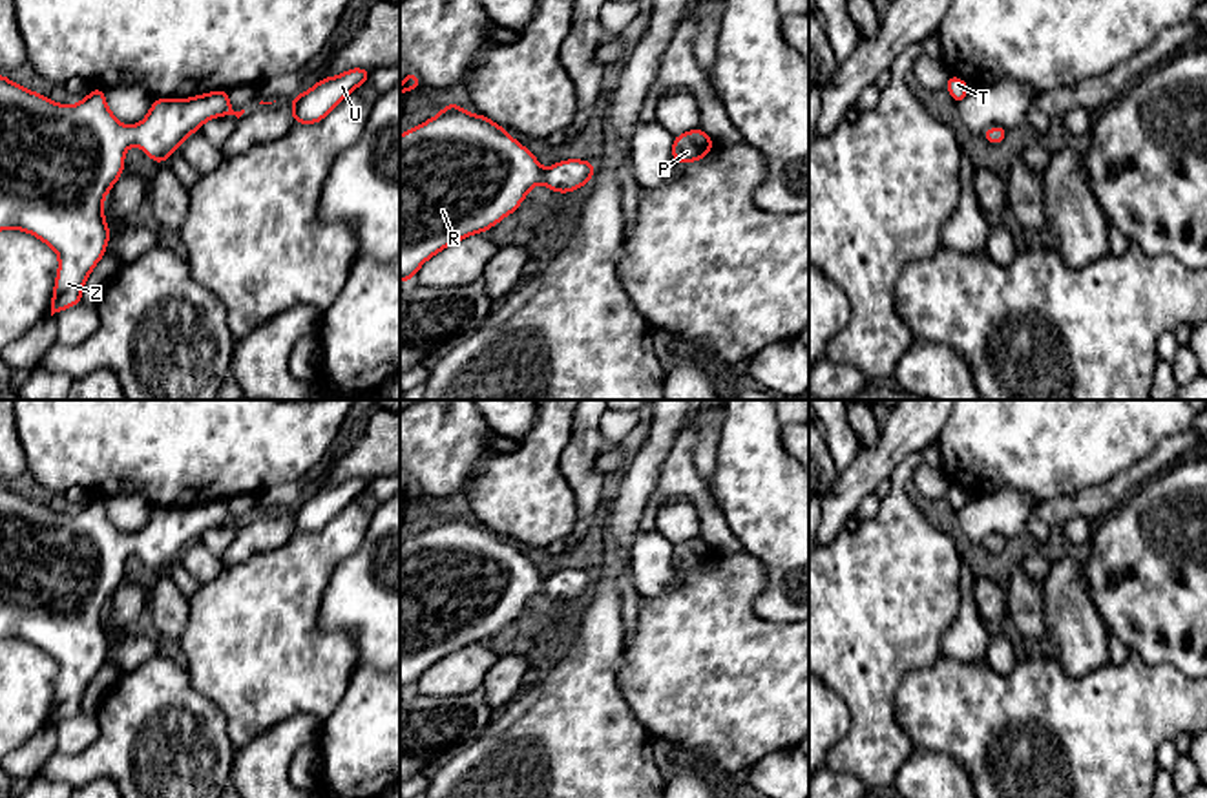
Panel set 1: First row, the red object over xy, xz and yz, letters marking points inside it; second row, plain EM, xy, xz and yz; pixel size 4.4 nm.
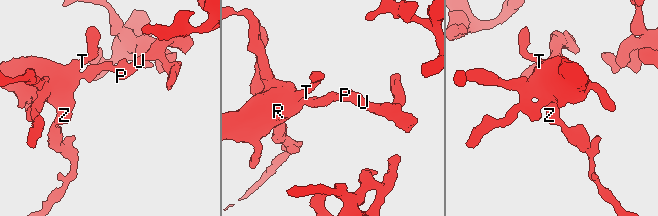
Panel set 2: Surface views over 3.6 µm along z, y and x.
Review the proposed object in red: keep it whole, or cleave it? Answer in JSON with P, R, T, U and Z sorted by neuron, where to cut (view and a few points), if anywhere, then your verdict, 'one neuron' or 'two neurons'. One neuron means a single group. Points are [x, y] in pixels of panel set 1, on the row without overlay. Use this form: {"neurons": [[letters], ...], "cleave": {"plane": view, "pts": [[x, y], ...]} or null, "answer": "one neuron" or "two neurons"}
{"neurons": [["P", "R", "T", "U", "Z"]], "cleave": null, "answer": "one neuron"}

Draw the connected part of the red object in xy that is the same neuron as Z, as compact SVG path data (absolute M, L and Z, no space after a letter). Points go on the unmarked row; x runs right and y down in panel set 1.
M0 484L0 639L24 639L58 665L58 679L51 707L51 725L82 710L84 692L104 667L111 639L104 628L104 606L124 583L126 559L135 553L152 570L163 573L184 548L201 539L208 528L245 522L234 520L228 500L215 499L192 508L153 508L148 524L135 535L122 533L108 517L102 497L93 497L79 513L58 513L42 502Z

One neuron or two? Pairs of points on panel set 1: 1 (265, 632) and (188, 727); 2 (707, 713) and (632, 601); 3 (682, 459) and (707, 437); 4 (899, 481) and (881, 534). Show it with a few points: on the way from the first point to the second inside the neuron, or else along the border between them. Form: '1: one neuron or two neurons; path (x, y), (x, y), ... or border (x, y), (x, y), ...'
1: two neurons; border (185, 667), (190, 682), (223, 714), (230, 740)
2: two neurons; border (643, 598), (636, 634), (625, 645)
3: two neurons; border (694, 419), (698, 433), (694, 466), (705, 482)
4: one neuron; path (899, 493), (897, 517), (893, 521)

